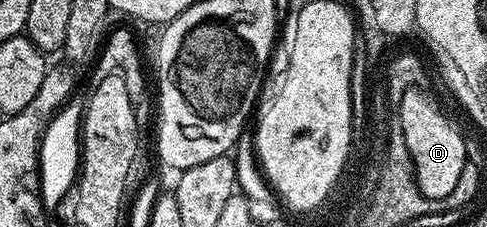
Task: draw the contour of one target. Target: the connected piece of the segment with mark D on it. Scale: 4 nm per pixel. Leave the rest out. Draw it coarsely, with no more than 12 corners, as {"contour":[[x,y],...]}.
{"contour":[[418,86],[401,97],[421,195],[444,201],[469,161],[463,135]]}

